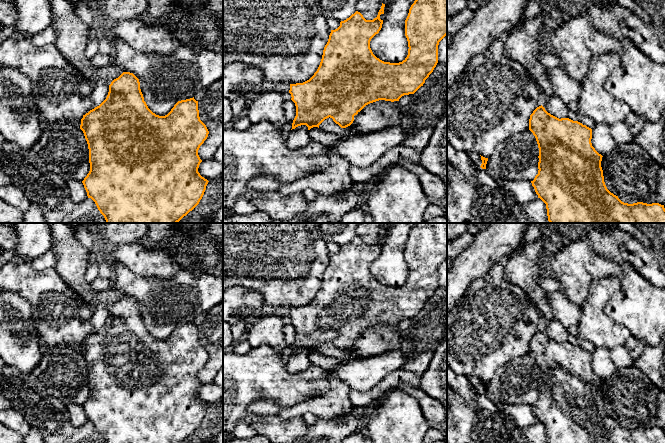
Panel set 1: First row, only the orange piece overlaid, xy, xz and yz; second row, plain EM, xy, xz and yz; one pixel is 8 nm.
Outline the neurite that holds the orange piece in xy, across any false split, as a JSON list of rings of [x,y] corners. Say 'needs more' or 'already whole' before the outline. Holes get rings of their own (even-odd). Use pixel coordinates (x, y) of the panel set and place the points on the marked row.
already whole | [[[123,72],[109,85],[106,99],[99,106],[83,115],[80,129],[83,131],[88,144],[90,163],[90,171],[82,183],[88,198],[91,198],[95,202],[98,210],[104,216],[106,223],[178,223],[199,204],[209,181],[198,172],[199,165],[202,162],[198,155],[198,150],[207,139],[209,131],[206,125],[200,120],[198,101],[194,97],[178,101],[165,116],[156,115],[148,108],[144,101],[139,79],[133,73]]]

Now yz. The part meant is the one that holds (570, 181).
already whole | [[[541,105],[530,115],[529,130],[539,148],[538,174],[531,181],[538,198],[545,204],[550,223],[665,223],[665,208],[659,203],[628,204],[611,193],[604,182],[602,155],[592,146],[592,129],[569,118],[557,118]]]

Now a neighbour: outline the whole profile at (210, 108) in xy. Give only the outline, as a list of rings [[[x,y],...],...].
[[[223,78],[206,88],[204,97],[198,102],[200,120],[209,134],[198,150],[202,161],[213,158],[223,142]]]

